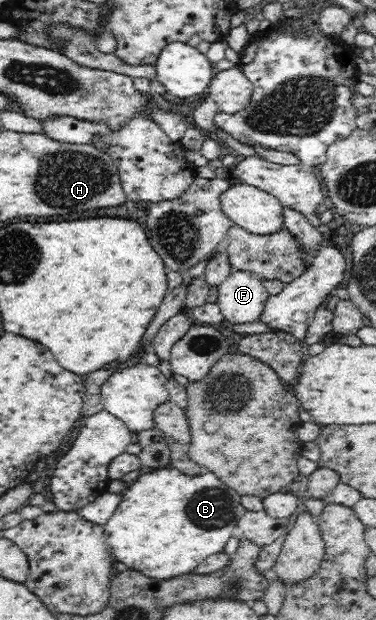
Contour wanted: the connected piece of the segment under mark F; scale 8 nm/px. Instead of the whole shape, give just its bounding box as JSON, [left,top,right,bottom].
[217,270,270,324]

